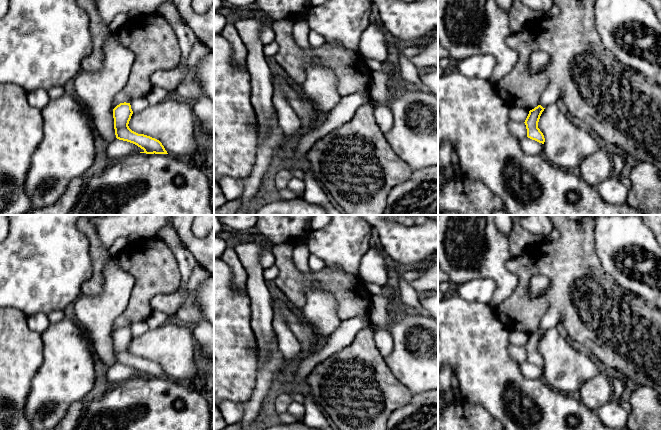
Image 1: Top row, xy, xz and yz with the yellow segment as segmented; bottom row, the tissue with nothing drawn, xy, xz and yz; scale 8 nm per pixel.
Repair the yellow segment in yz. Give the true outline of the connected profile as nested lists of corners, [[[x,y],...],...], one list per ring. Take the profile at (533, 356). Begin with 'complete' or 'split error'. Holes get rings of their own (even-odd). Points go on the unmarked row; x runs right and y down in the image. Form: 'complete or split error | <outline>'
complete | [[[538,329],[534,333],[530,334],[524,346],[527,353],[527,361],[542,368],[544,368],[545,362],[543,357],[538,352],[538,346],[544,333],[545,332],[541,329]]]

